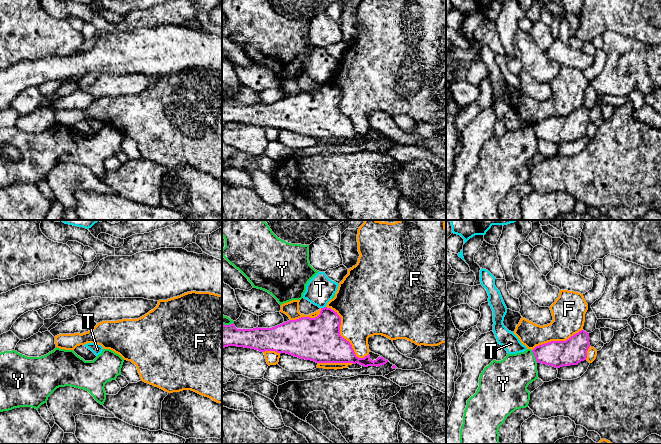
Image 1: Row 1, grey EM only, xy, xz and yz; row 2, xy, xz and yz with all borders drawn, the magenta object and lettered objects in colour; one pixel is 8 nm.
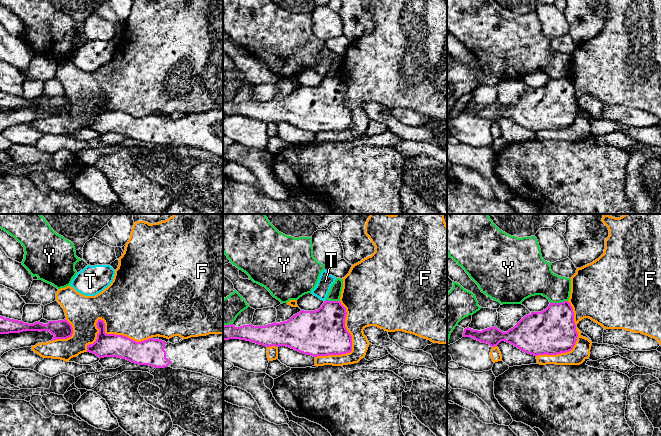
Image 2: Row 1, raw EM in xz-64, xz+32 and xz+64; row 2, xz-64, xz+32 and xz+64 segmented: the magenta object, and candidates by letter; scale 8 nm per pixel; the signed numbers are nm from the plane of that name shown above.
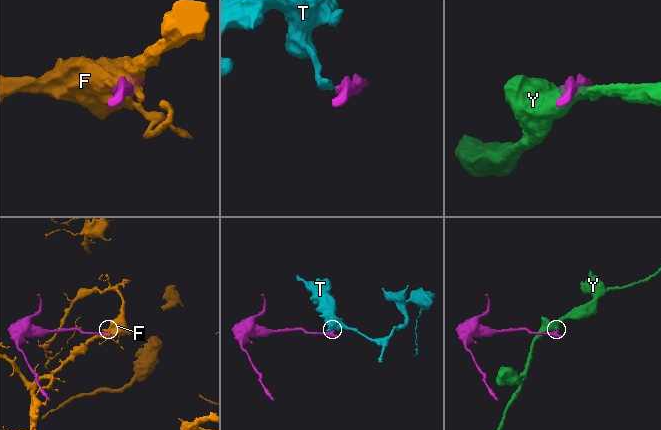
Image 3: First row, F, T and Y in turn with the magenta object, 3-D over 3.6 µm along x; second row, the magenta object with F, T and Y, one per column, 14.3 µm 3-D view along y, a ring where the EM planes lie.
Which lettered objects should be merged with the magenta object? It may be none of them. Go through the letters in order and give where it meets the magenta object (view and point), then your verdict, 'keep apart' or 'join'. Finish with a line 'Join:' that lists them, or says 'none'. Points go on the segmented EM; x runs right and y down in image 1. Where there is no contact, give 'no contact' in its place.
F: meets magenta in xz at (340, 335); keep apart
T: meets magenta in xz at (324, 307); keep apart
Y: meets magenta in yz at (535, 356); keep apart
Join: none

